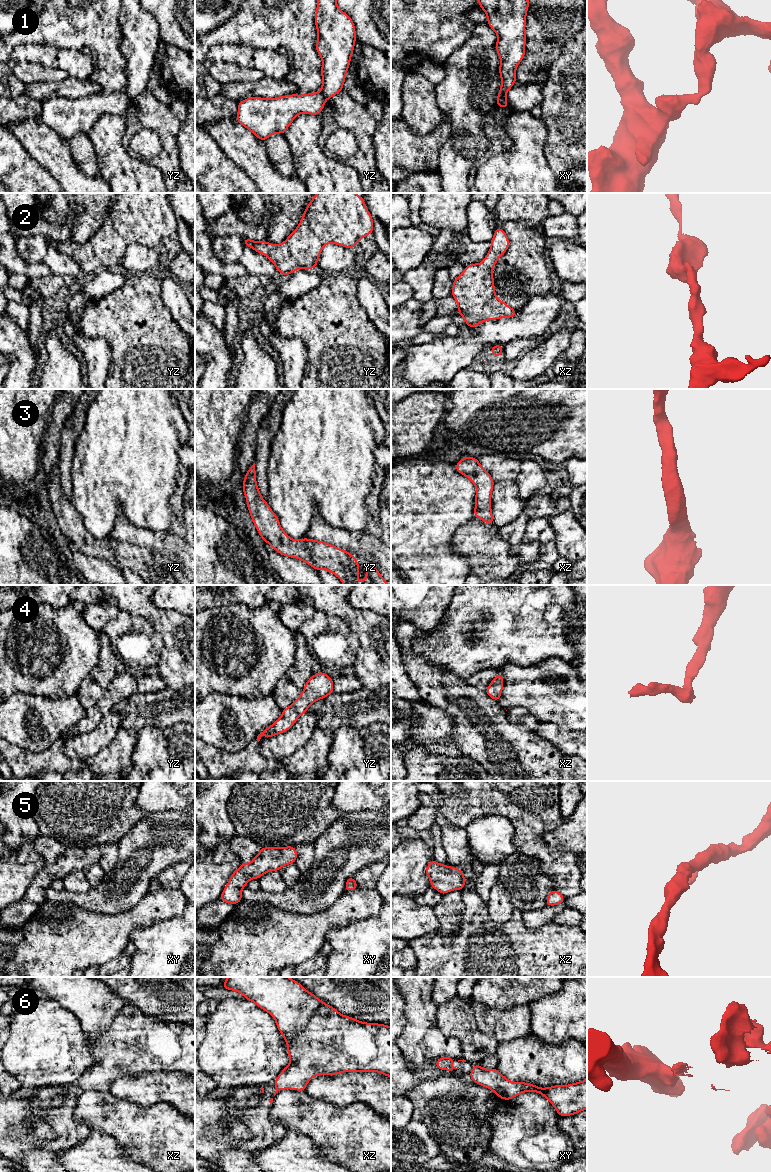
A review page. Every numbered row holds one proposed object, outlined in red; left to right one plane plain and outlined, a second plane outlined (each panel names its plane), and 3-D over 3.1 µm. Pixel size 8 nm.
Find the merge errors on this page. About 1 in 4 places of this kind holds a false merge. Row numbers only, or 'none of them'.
1, 6

